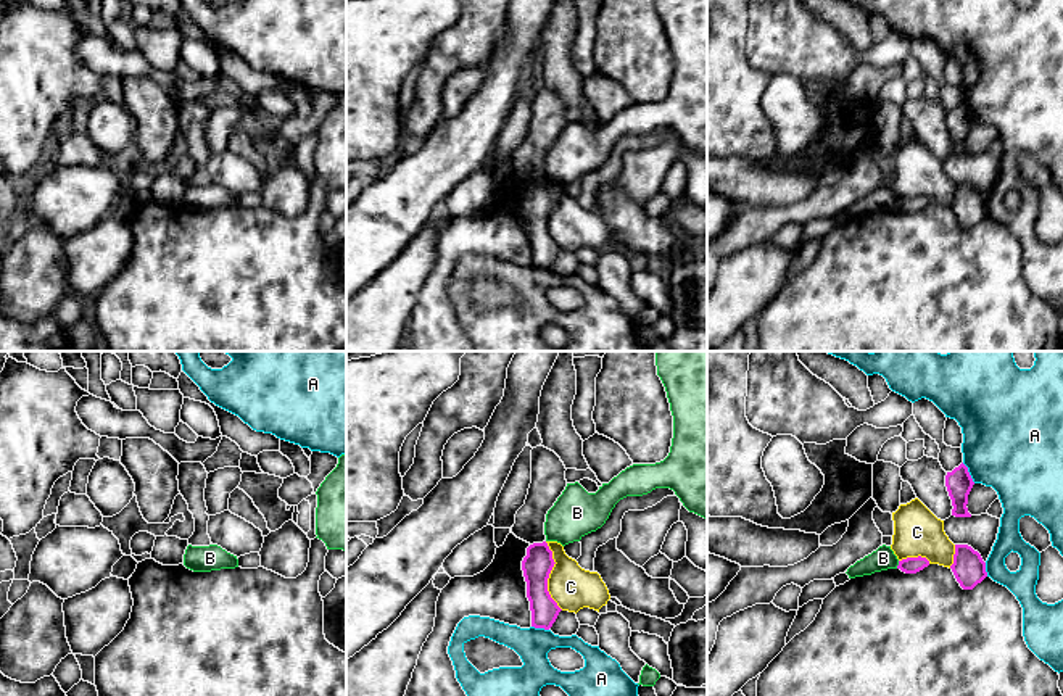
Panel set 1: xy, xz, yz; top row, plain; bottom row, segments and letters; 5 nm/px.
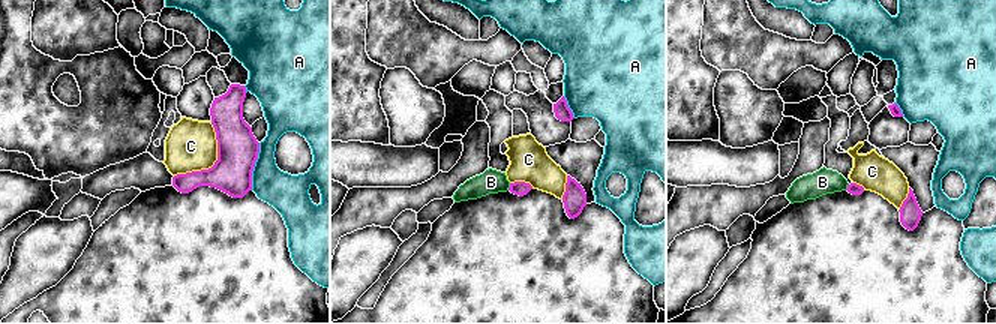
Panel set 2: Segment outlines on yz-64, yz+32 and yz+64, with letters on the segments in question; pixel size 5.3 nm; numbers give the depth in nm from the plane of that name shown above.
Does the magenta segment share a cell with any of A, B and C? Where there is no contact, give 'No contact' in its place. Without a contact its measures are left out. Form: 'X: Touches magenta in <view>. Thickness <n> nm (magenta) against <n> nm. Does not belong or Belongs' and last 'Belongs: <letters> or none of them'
A: Touches magenta in yz. Thickness 140 nm (magenta) against 460 nm. Does not belong
B: Touches magenta in yz. Thickness 80 nm (magenta) against 110 nm. Does not belong
C: Touches magenta in xz. Thickness 150 nm (magenta) against 220 nm. Does not belong
Belongs: none of them

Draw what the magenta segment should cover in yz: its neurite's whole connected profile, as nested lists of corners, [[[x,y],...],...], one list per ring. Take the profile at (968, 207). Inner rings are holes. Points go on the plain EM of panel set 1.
[[[955,184],[950,208],[963,229],[973,229],[987,216],[986,201],[981,193],[968,184]]]

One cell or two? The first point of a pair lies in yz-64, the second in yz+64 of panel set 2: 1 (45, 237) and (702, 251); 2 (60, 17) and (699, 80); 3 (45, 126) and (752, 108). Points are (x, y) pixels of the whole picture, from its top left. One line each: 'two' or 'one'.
1: one
2: two
3: two

